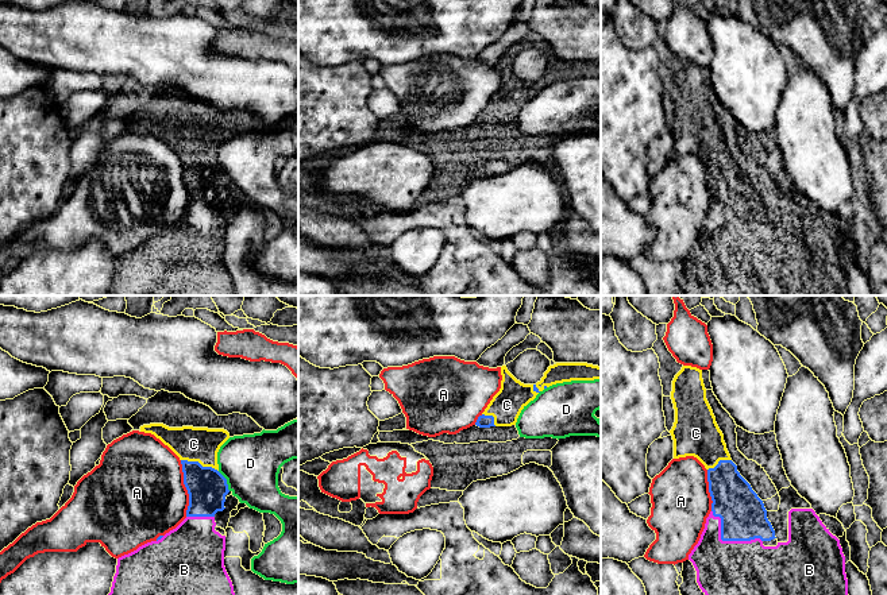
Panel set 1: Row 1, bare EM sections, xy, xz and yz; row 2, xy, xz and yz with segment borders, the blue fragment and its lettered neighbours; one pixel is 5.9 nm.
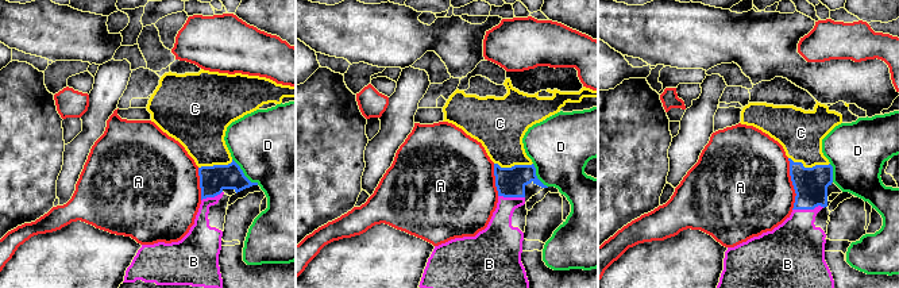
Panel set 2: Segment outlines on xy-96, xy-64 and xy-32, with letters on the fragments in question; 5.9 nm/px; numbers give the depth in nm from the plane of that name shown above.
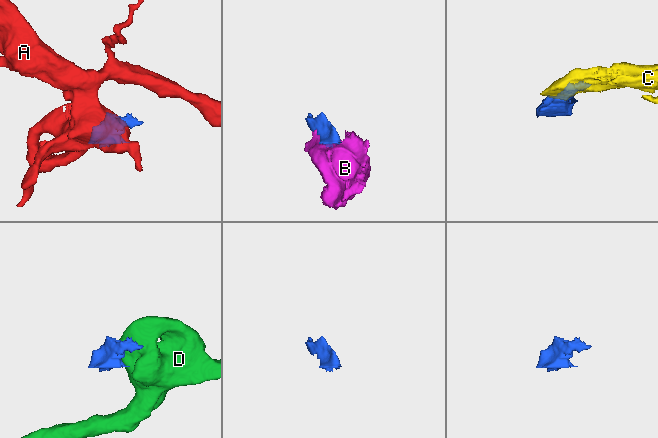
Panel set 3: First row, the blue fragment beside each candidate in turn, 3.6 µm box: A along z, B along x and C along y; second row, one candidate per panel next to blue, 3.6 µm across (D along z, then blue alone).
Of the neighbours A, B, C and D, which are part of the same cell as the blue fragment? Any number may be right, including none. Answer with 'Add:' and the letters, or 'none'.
Add: B, C

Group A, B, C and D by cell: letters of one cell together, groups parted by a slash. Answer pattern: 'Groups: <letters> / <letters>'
Groups: A / B C / D

